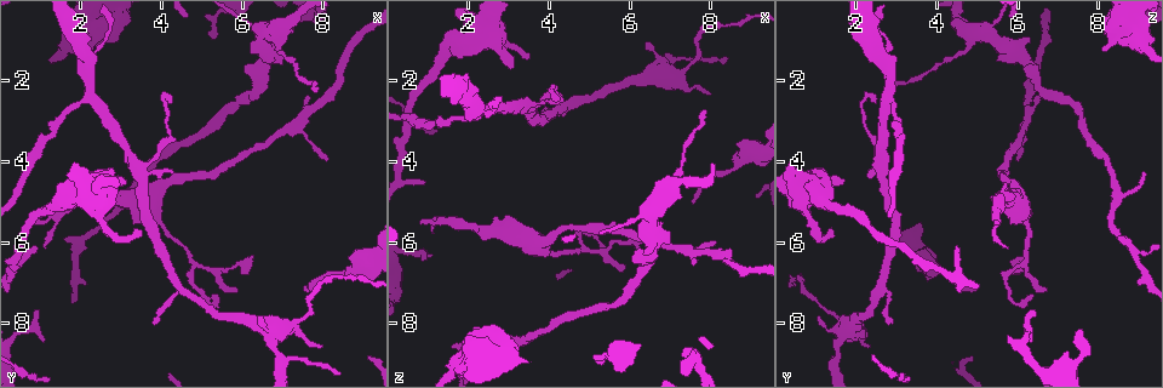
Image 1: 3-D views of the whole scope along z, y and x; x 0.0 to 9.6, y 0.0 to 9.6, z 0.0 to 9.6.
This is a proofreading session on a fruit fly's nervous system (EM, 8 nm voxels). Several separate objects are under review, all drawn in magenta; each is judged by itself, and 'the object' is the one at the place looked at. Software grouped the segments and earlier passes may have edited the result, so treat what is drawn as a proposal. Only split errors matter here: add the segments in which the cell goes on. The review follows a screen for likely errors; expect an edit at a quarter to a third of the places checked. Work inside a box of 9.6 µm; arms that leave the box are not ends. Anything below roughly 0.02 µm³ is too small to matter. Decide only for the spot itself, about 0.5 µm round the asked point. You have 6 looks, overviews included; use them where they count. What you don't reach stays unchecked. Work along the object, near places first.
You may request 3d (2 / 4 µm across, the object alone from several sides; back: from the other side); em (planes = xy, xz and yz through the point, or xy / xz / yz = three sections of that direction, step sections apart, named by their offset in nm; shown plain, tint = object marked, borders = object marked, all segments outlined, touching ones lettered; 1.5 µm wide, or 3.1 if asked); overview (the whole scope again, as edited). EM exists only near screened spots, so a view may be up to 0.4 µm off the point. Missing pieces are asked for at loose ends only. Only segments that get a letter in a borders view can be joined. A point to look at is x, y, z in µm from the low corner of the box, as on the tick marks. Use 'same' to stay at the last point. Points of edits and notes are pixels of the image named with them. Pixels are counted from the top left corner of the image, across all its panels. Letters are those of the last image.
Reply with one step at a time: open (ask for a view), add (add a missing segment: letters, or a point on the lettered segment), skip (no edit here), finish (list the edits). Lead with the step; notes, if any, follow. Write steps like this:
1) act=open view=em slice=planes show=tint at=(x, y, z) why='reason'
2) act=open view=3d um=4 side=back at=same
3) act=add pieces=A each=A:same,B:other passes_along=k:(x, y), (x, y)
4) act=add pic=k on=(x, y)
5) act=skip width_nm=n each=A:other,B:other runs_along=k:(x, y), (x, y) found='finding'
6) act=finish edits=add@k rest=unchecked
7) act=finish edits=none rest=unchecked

act=open view=em slice=yz step=8 show=borders at=(3.80, 7.95, 2.95) why='branch stops here'

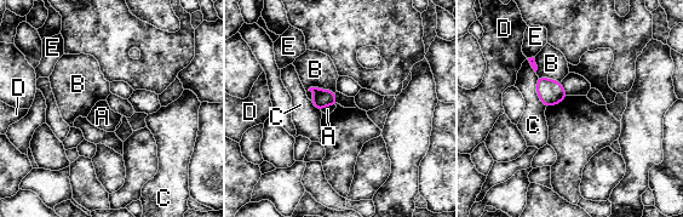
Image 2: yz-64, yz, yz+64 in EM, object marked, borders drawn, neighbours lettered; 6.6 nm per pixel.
act=open view=em slice=planes show=borders at=same why='another direction'

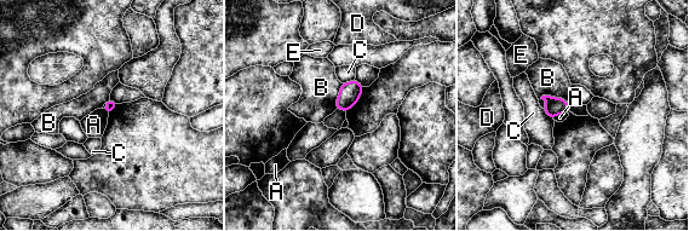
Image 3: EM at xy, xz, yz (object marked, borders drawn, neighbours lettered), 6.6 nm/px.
act=skip each=A:other,B:other,C:other,D:other,E:other border=3:(543, 109), (552, 119) found='no lettered segment goes on from it'

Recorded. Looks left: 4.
act=open view=em slice=yz step=8 show=tint at=(0.80, 5.55, 5.55) why='free end'

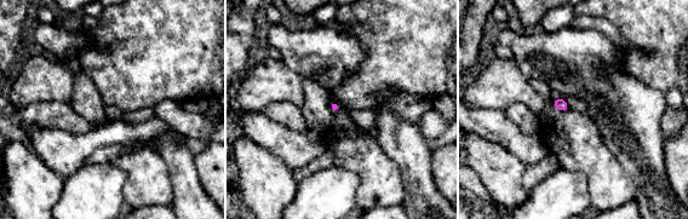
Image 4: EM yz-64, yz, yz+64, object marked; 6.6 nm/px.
act=open view=em slice=planes show=borders at=same

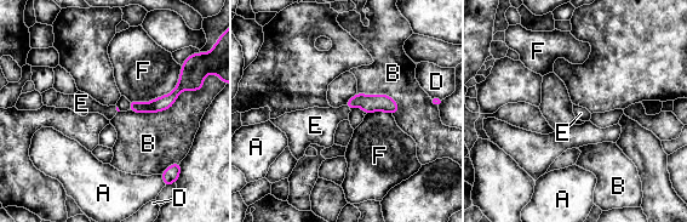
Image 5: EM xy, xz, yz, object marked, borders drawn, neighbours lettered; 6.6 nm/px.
act=add pieces=E each=A:other,B:other,D:other,E:same,F:other passes_along=5:(368, 103), (348, 107), (315, 125) found='it goes on there'

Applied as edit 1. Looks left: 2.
act=finish edits=add@5 rest=unchecked

